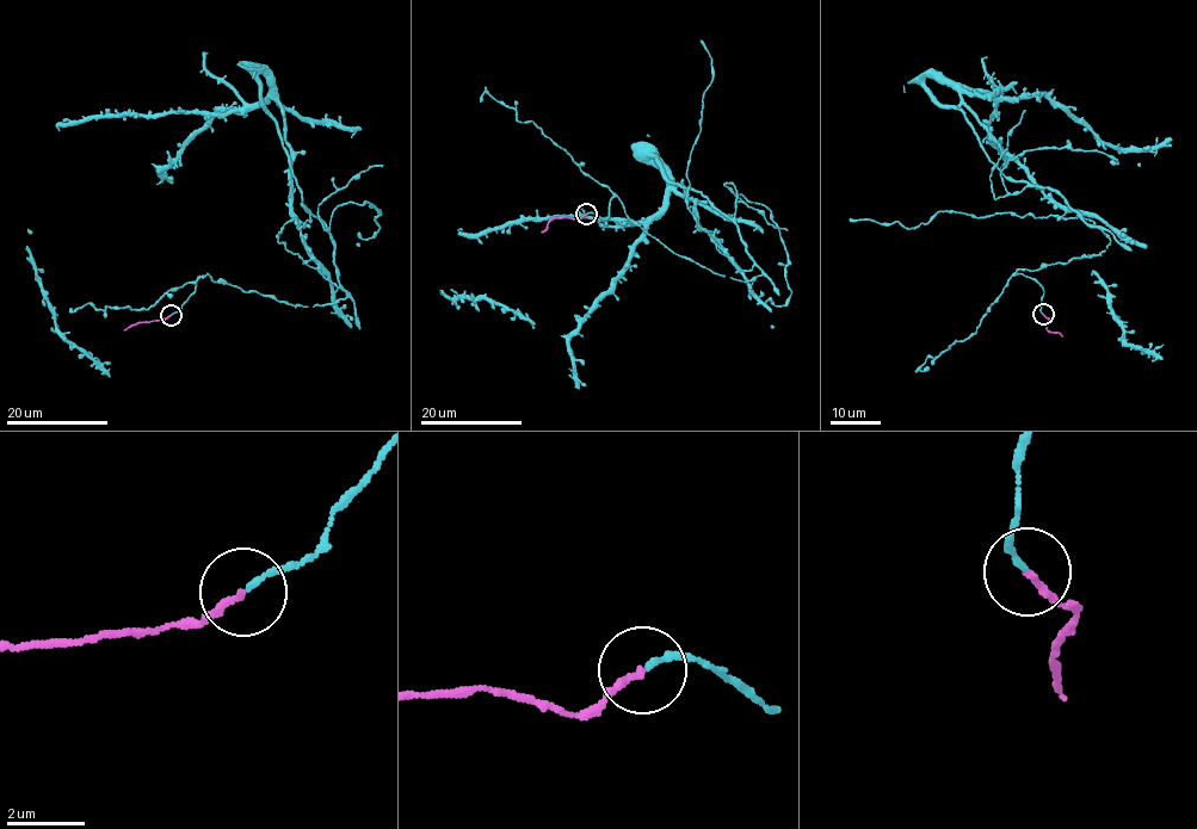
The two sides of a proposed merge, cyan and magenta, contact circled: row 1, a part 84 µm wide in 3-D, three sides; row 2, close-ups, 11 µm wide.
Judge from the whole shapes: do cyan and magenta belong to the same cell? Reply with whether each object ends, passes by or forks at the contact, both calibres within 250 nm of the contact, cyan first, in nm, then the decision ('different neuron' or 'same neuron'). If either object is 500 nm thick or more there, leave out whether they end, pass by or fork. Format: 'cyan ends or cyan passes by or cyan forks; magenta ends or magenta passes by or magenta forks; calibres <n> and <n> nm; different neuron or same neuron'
cyan ends; magenta ends; calibres 160 and 190 nm; same neuron

